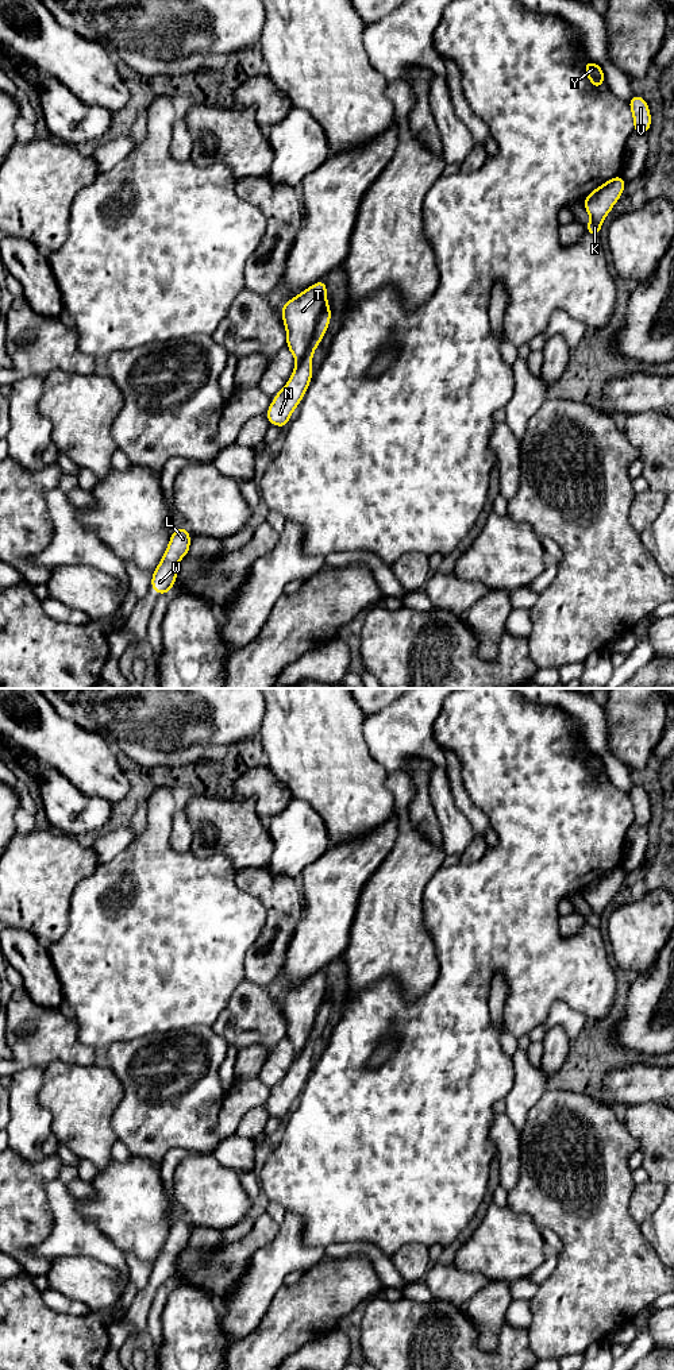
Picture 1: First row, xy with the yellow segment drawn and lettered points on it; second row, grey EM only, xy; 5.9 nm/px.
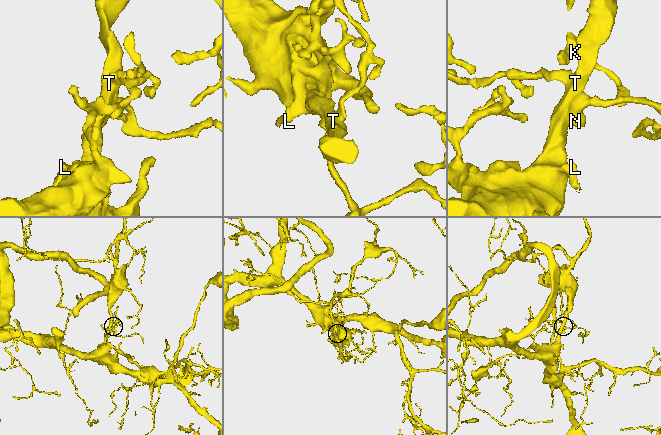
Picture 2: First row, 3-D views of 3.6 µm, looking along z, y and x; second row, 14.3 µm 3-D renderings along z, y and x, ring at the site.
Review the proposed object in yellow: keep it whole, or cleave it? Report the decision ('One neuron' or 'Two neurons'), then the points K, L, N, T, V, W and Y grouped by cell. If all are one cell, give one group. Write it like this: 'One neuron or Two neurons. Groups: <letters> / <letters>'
One neuron. Groups: K L N T V W Y

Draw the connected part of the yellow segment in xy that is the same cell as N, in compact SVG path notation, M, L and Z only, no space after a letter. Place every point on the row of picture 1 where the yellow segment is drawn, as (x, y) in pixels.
M326 279L317 281L288 300L281 308L281 316L286 329L286 347L297 363L265 416L269 424L284 429L311 383L312 356L331 321Z

